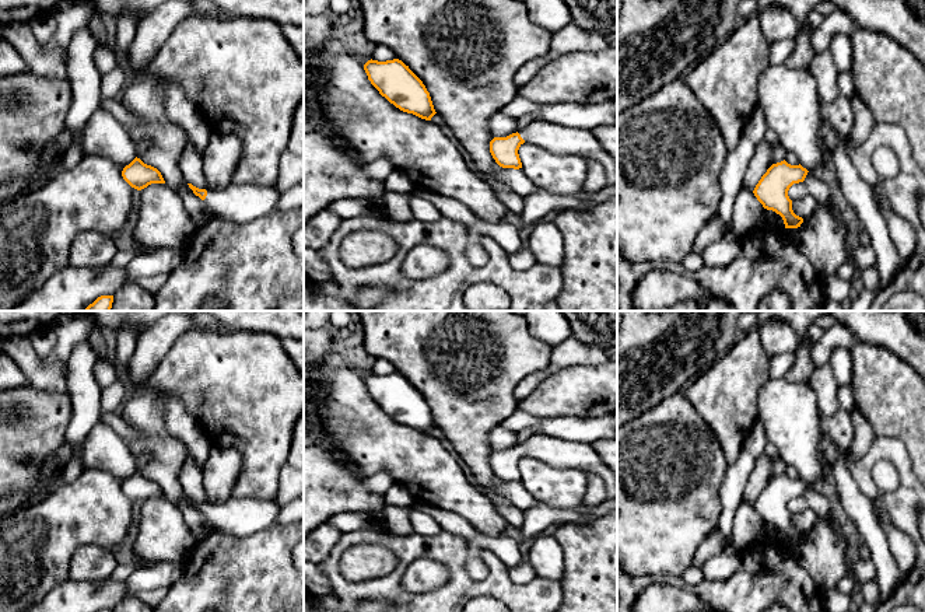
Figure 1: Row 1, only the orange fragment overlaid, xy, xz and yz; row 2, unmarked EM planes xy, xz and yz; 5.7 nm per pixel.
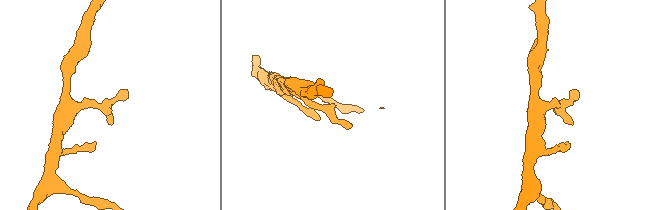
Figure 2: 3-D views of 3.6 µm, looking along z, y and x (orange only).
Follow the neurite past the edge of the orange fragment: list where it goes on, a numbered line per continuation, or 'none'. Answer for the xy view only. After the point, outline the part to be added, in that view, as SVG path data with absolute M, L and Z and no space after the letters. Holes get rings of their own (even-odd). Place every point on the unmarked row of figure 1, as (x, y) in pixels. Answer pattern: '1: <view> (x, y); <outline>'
1: xy (244, 516); M236 497L209 503L204 517L217 529L235 536L249 536L274 525L280 506L274 500Z

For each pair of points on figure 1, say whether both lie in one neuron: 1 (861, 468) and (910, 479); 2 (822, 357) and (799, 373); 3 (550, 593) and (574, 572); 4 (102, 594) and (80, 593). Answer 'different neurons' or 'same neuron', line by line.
1: same neuron
2: different neurons
3: different neurons
4: same neuron

